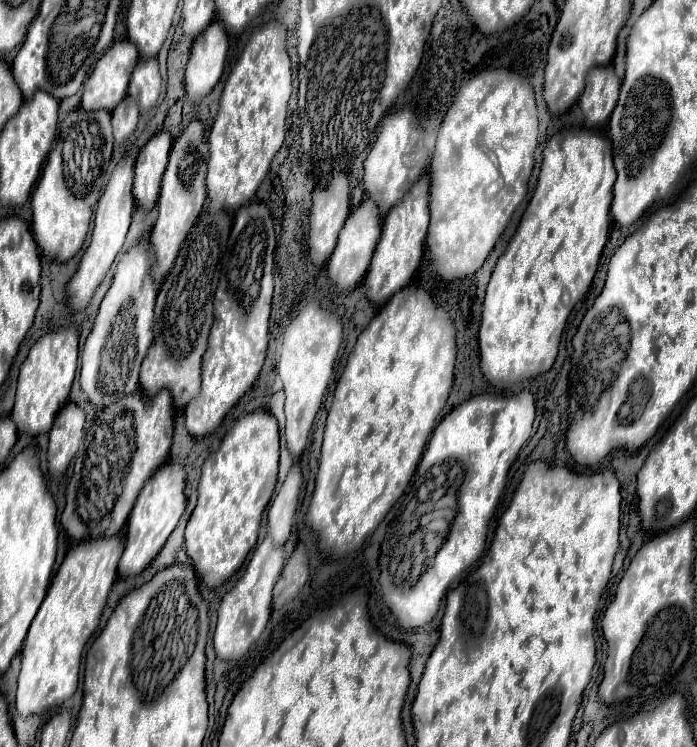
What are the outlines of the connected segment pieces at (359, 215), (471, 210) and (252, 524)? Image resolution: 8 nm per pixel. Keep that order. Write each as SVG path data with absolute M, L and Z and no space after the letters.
M365 197L361 201L361 205L351 209L351 213L349 213L349 217L339 233L337 247L327 263L327 273L329 273L329 279L335 287L353 289L363 279L363 275L369 267L369 261L373 257L373 251L379 243L379 237L381 237L381 213L377 209L377 203L371 201L369 197Z
M481 71L465 83L449 107L437 135L435 153L429 165L431 173L431 223L427 249L431 267L437 275L451 281L473 275L481 269L499 235L505 231L511 215L527 193L527 181L533 171L533 153L537 147L537 107L531 83L513 71Z
M257 409L241 417L233 429L223 437L221 447L207 457L203 463L203 473L199 479L199 499L197 507L185 529L185 549L189 559L195 565L195 571L201 575L205 587L217 587L225 583L245 561L249 551L257 543L261 515L275 491L277 485L277 467L279 467L279 429L277 419L263 409Z

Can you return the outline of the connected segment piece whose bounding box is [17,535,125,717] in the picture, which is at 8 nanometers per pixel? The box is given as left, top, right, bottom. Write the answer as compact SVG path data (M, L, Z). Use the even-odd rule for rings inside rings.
M113 535L81 541L67 551L23 641L17 687L17 711L21 715L37 715L49 707L57 707L75 693L81 653L99 627L99 617L103 613L107 593L115 581L117 563L123 549L123 537Z

